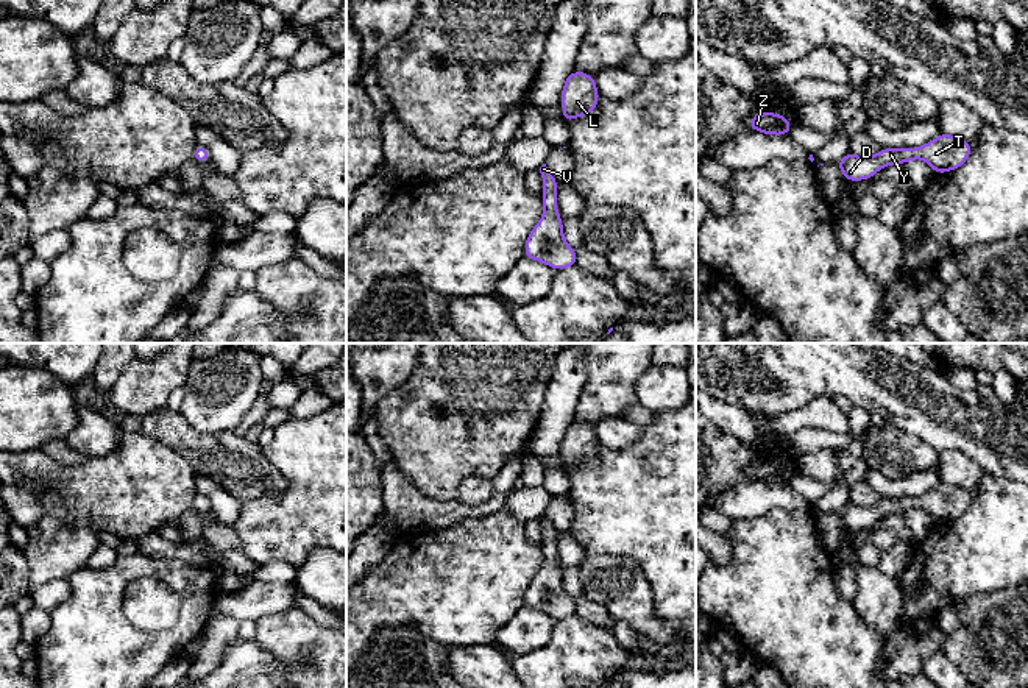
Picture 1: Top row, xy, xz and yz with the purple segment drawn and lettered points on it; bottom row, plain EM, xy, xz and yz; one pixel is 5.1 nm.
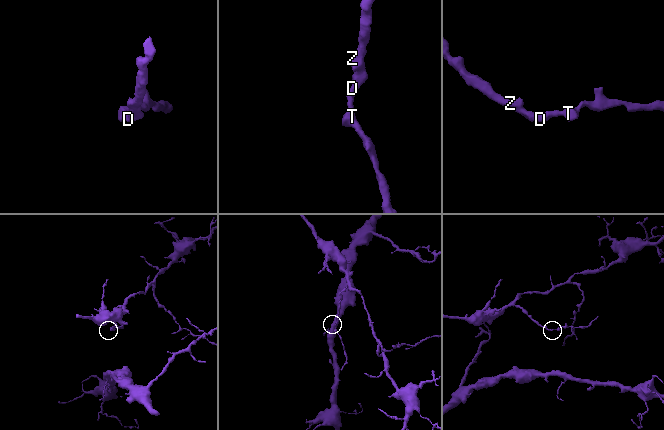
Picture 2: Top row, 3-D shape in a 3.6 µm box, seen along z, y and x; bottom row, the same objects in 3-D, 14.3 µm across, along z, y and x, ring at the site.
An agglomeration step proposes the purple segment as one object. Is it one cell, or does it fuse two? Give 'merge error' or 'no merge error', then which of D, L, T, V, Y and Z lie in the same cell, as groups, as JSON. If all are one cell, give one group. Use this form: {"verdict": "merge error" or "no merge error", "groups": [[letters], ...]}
{"verdict": "no merge error", "groups": [["D", "L", "T", "V", "Y", "Z"]]}

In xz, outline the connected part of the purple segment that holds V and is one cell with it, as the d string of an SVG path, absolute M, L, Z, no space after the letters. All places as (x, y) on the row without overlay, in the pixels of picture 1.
M546 513L540 516L540 523L543 527L544 563L524 593L524 607L543 612L554 619L574 616L577 615L577 604L563 588L563 571L557 560L555 540L558 530Z

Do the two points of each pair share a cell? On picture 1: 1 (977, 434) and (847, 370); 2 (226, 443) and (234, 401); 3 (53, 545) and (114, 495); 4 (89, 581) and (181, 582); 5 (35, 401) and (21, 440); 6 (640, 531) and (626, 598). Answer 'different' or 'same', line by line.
1: same
2: different
3: same
4: same
5: same
6: different

